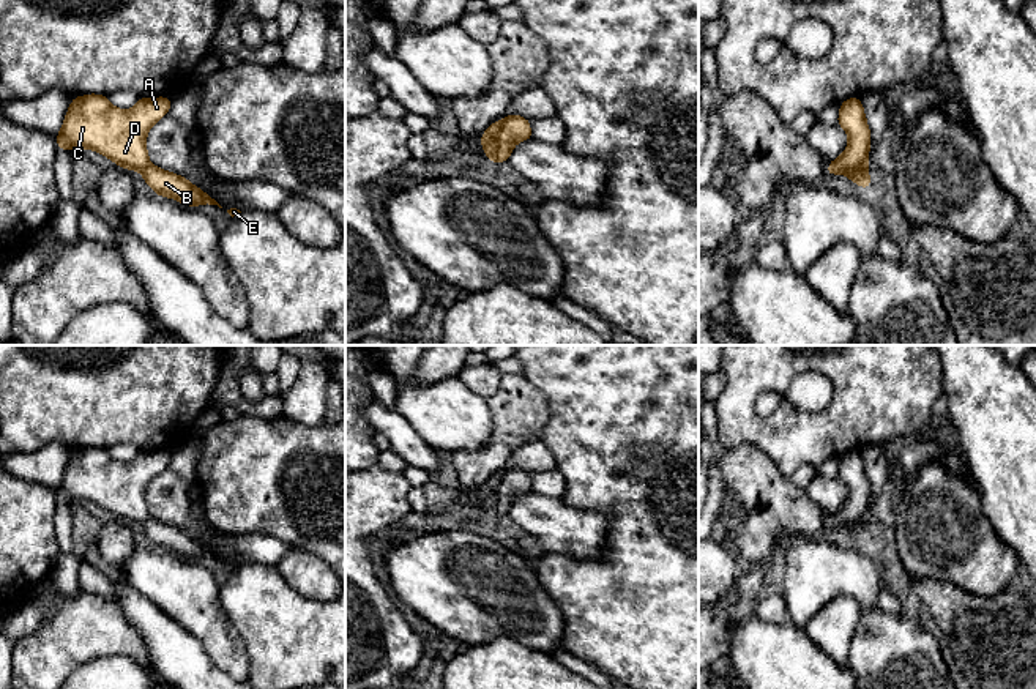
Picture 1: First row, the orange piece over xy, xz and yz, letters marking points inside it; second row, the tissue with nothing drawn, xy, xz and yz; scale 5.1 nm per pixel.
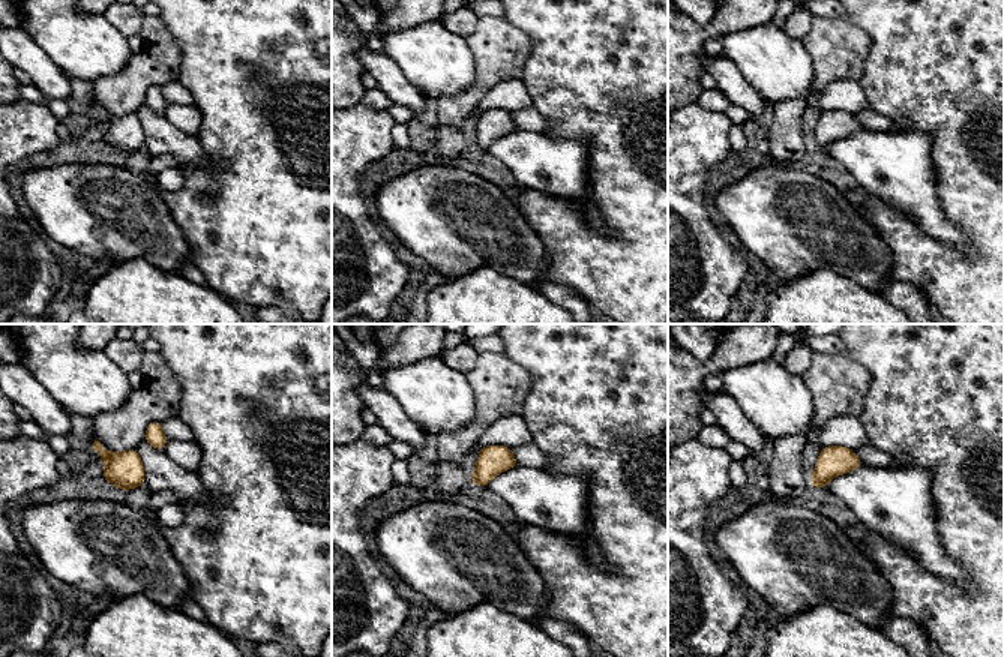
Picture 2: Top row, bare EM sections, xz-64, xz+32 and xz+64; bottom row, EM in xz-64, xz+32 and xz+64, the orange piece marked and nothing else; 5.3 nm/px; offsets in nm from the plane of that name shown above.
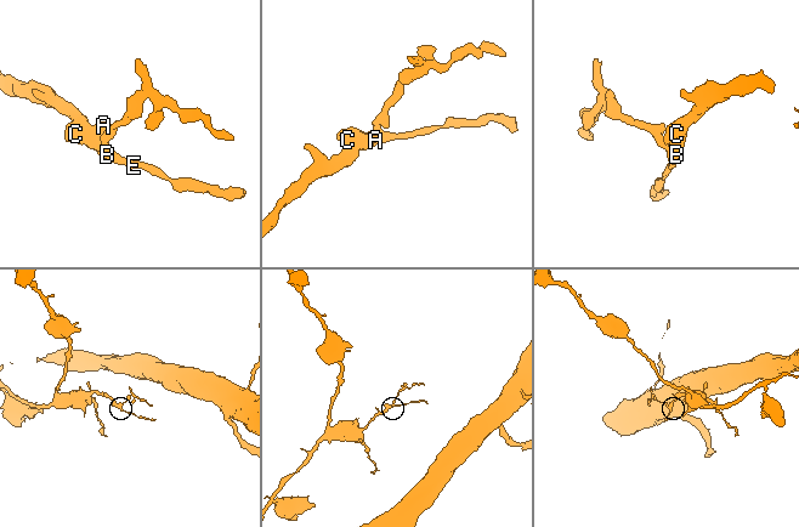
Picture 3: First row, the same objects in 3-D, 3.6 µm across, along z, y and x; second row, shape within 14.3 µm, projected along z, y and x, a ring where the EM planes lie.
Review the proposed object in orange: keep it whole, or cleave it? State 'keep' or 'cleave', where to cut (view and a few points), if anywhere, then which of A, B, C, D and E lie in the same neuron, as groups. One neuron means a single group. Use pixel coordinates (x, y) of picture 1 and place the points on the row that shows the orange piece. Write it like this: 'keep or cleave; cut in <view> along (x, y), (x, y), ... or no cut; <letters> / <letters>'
cleave; cut in xz along (502, 120), (491, 161); A C D / B E

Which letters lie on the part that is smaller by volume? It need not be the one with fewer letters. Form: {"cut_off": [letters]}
{"cut_off": ["B", "E"]}

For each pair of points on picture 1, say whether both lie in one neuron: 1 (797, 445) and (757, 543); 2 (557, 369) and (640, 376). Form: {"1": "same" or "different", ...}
{"1": "different", "2": "same"}

